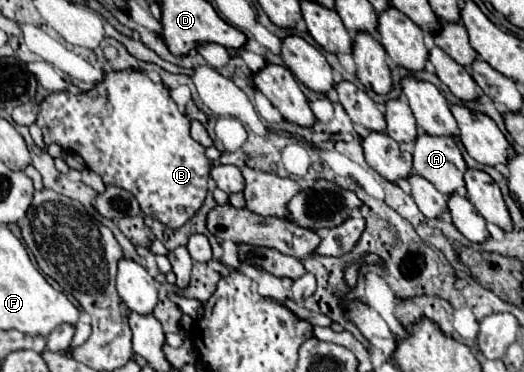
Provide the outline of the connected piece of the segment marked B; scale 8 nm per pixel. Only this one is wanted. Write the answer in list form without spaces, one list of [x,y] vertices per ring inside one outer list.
[[[109,72],[97,86],[79,96],[69,92],[49,94],[41,102],[37,126],[43,132],[45,144],[57,142],[65,152],[79,154],[87,168],[97,172],[105,184],[131,192],[145,216],[153,216],[169,228],[183,226],[203,206],[211,170],[205,148],[189,136],[191,120],[177,110],[169,90],[163,84],[151,82],[141,72]]]

